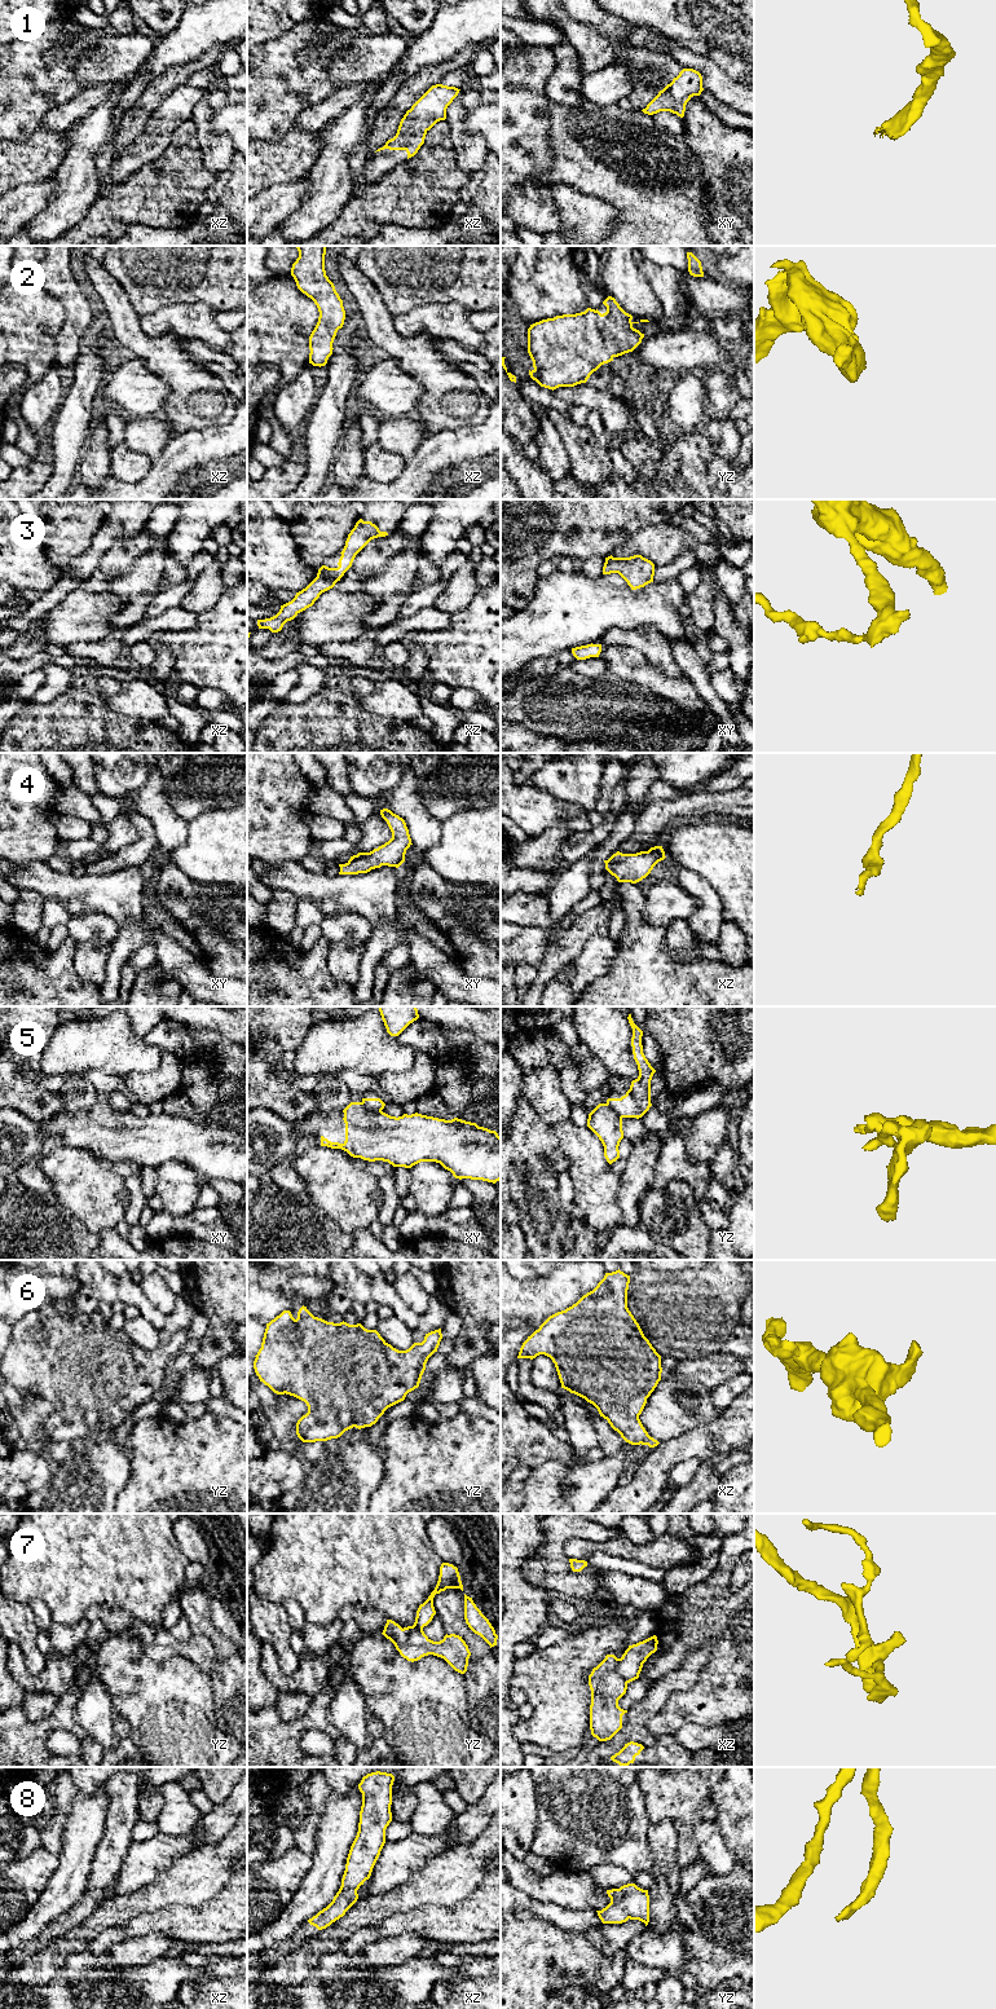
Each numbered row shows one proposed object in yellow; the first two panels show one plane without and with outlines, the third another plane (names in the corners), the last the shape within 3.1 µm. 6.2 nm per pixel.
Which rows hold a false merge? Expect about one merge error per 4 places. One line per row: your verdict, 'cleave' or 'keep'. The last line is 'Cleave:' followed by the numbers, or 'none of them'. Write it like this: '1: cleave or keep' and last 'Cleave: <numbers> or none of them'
1: keep
2: keep
3: keep
4: keep
5: cleave
6: keep
7: keep
8: keep
Cleave: 5

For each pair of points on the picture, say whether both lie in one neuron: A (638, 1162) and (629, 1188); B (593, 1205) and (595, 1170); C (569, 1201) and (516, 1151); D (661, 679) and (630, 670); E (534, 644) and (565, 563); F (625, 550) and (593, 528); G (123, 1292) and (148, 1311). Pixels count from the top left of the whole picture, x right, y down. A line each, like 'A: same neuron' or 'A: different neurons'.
A: same neuron
B: same neuron
C: different neurons
D: same neuron
E: different neurons
F: different neurons
G: same neuron

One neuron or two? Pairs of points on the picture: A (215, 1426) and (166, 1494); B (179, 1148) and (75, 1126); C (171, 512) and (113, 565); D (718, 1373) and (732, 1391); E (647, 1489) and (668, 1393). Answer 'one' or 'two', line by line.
A: one
B: one
C: two
D: two
E: two

